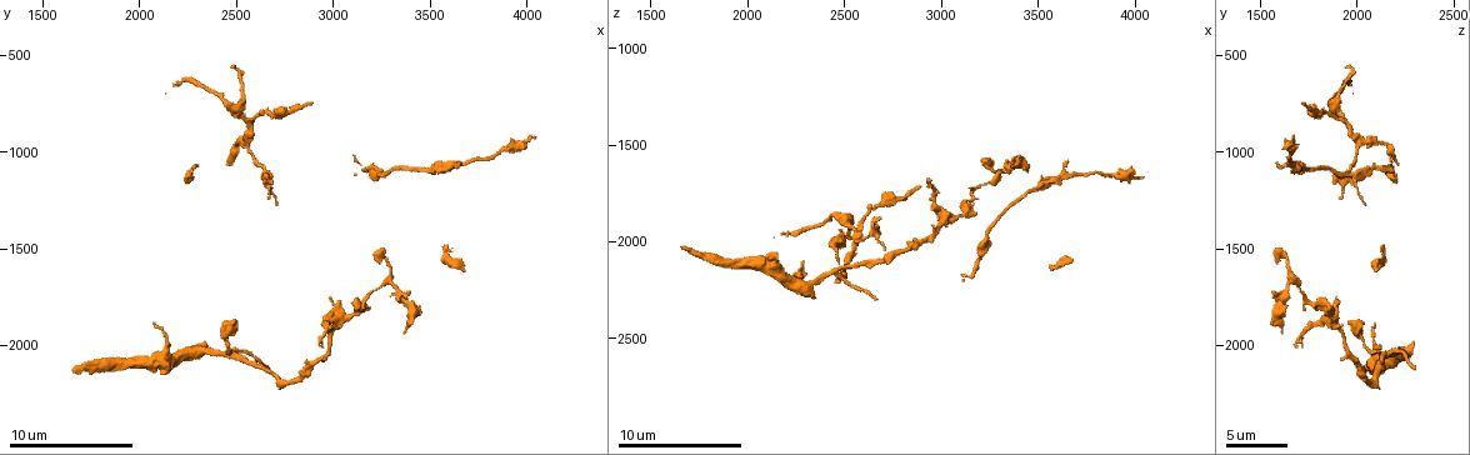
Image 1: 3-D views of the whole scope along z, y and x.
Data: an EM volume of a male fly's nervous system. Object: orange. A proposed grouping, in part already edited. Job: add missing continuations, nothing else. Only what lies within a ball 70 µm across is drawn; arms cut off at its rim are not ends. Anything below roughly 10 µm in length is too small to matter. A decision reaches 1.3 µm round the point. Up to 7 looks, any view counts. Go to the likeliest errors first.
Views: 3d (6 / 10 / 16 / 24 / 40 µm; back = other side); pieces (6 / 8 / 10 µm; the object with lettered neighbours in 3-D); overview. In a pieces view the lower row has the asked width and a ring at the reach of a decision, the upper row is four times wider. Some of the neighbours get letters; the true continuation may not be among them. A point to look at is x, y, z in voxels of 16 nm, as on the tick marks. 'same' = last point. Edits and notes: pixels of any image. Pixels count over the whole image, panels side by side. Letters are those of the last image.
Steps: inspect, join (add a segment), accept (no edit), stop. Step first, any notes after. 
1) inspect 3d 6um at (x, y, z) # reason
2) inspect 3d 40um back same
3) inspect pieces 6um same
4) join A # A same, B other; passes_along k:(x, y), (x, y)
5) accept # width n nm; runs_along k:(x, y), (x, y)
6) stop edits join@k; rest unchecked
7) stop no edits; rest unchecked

inspect pieces 6um at (2870, 750, 1720) # branch stops here

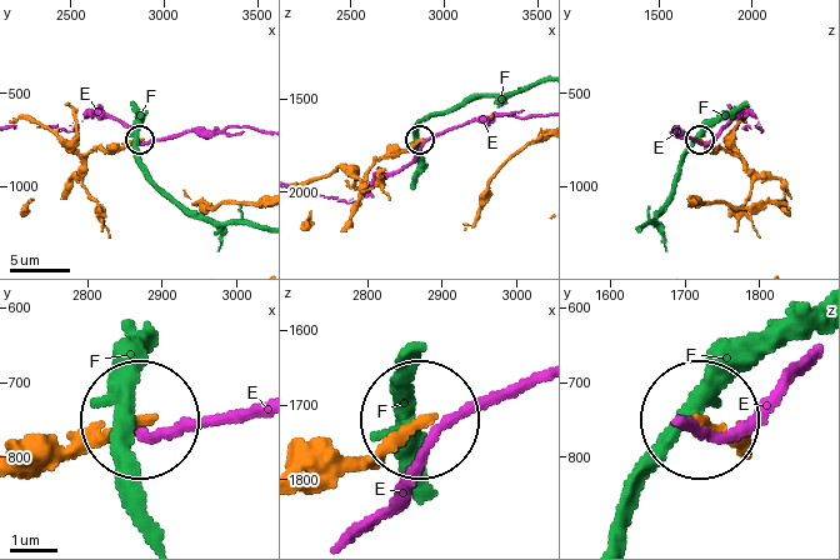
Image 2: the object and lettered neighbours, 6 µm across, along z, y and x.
accept # width 180 nm; E other, F other; none of them fits

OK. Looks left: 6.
inspect 3d 6um at (2940, 2010, 1680) # an open end

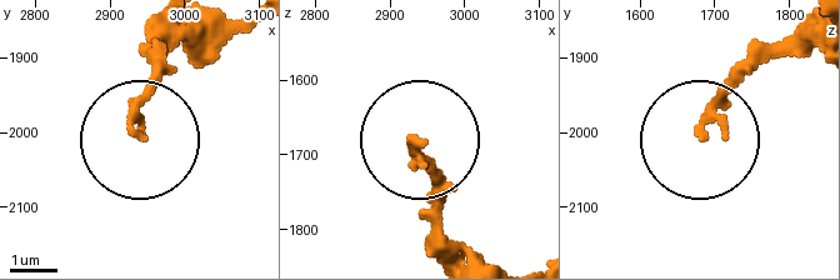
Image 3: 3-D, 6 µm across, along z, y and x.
inspect pieces 6um at (2940, 2000, 1680)

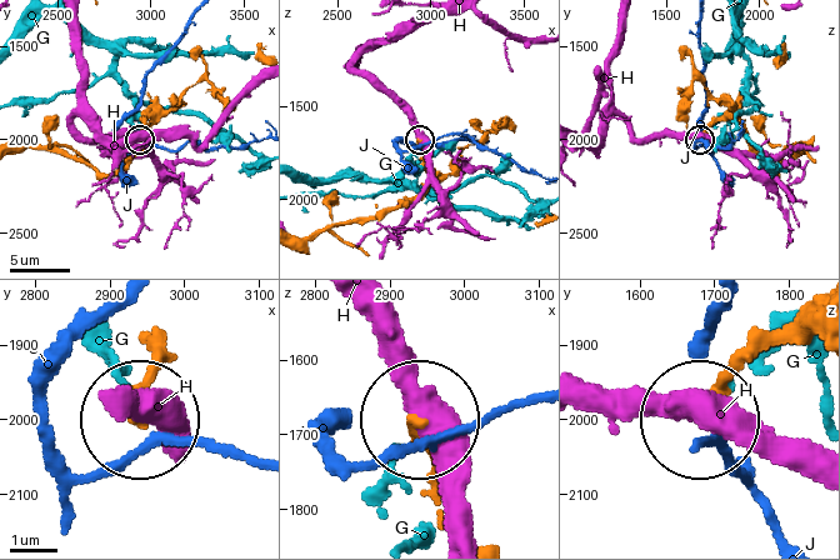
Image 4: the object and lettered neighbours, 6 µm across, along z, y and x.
accept # width 180 nm; G other, H other, J other; runs_along 4:(818, 309), (770, 340), (701, 420); none of them fits

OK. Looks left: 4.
inspect 3d 6um at (2480, 1870, 1950) # an open end

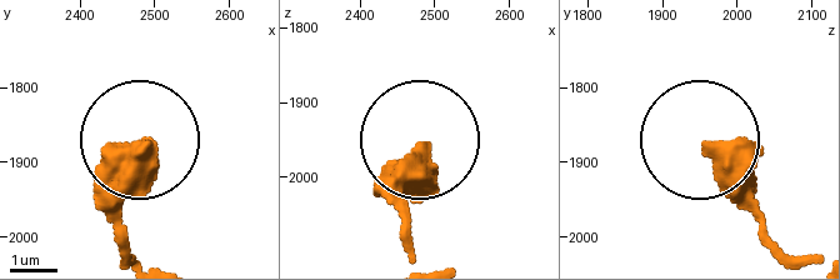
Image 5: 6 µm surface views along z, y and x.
inspect pieces 10um at (2480, 1885, 1965)

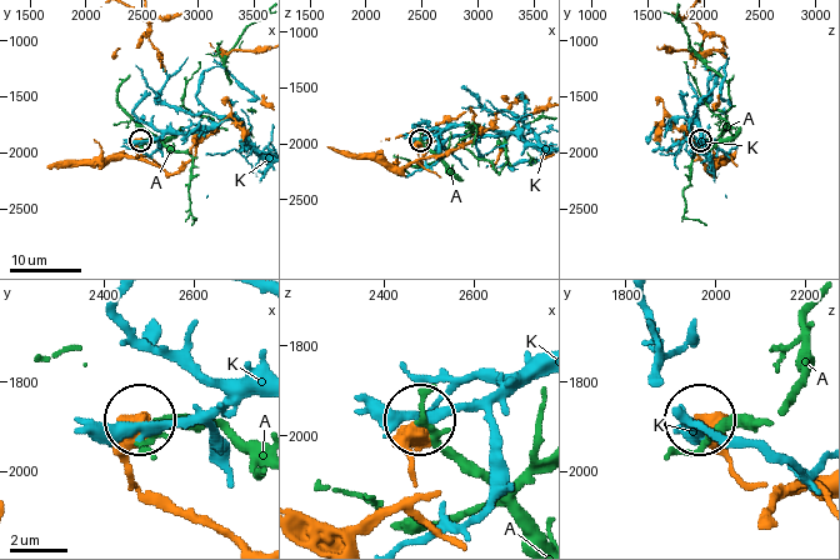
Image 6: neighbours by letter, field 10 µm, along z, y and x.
accept # A other, K other; runs_along 6:(416, 478), (410, 456), (414, 423); none of them fits

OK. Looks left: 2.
stop no edits; rest unchecked

